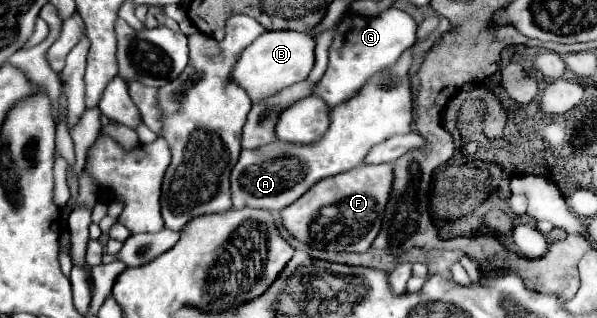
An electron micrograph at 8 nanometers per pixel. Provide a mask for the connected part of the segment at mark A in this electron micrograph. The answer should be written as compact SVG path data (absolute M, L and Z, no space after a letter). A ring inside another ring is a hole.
M405 51L403 57L389 69L377 73L363 89L357 93L353 99L337 105L329 113L329 129L319 141L313 143L283 143L283 141L273 141L261 149L251 149L251 151L241 151L241 157L237 165L231 171L231 199L233 199L233 209L243 209L243 207L253 207L253 209L267 209L267 211L281 211L283 207L291 205L295 199L299 199L311 185L325 177L333 177L339 173L345 173L353 167L359 167L367 155L367 151L385 141L391 135L397 133L409 133L411 123L413 123L413 101L411 101L411 87L407 79L407 71L411 67L411 53Z

